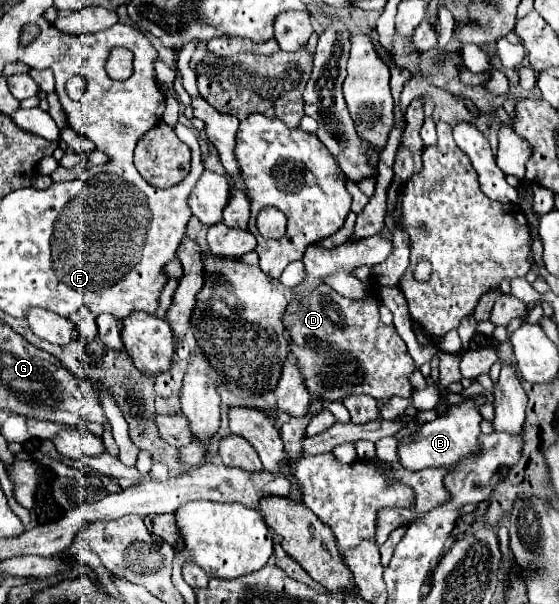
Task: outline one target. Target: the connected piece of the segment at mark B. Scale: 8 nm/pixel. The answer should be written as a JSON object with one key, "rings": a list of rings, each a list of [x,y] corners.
{"rings":[[[464,398],[460,404],[452,404],[440,414],[436,420],[422,424],[412,438],[404,438],[398,442],[398,460],[408,470],[422,470],[430,466],[452,466],[460,458],[468,456],[470,452],[480,448],[478,434],[480,434],[482,416],[476,408],[474,398]]]}

